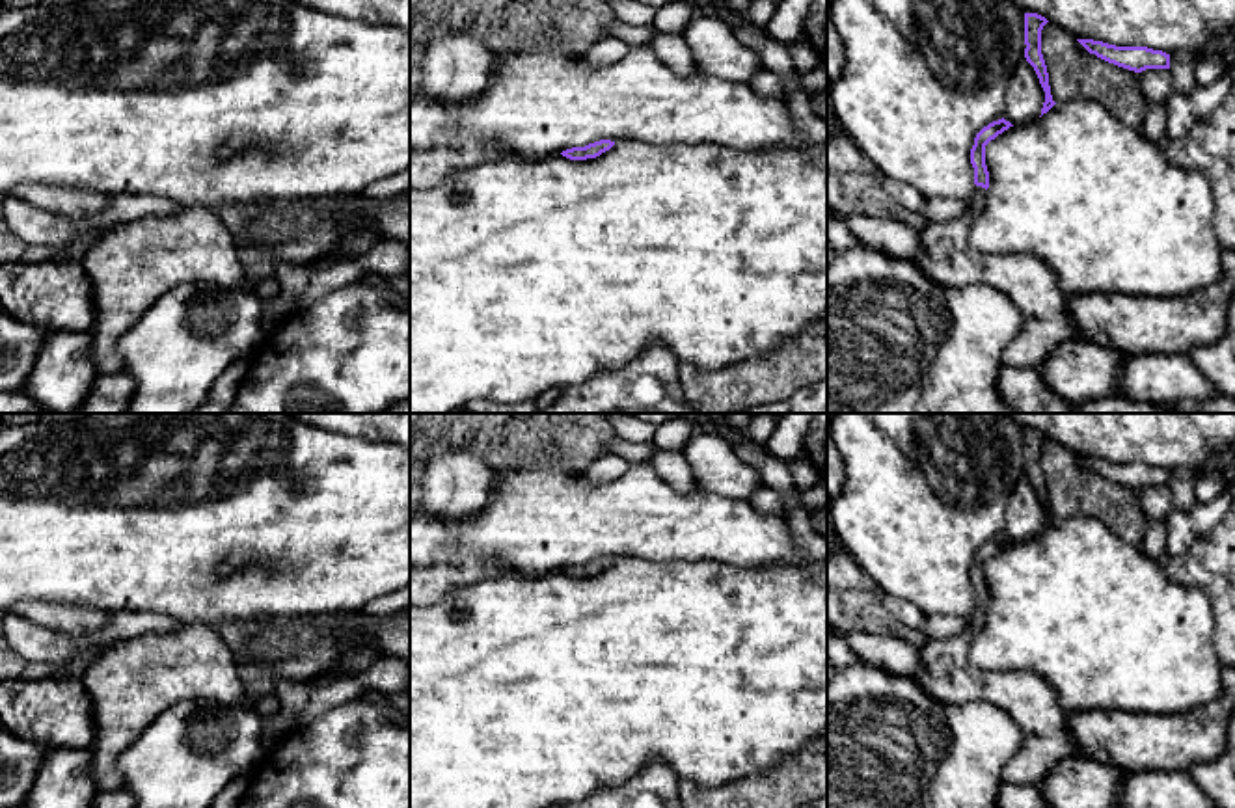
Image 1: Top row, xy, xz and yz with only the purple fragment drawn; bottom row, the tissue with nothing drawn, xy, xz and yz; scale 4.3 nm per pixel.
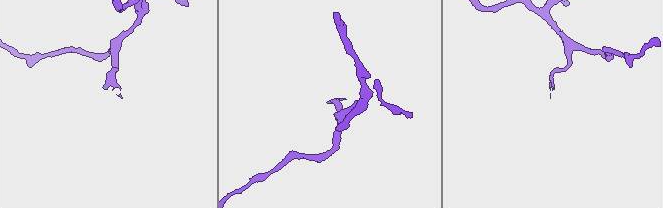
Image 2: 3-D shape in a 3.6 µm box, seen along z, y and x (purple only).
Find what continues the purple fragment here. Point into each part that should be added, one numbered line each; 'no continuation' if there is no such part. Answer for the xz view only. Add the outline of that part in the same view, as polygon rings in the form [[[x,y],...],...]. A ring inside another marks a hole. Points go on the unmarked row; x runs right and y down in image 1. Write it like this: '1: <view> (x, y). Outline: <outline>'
no continuation

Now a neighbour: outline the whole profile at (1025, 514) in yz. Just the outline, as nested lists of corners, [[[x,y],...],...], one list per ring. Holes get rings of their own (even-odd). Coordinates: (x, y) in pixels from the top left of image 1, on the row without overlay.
[[[1023,475],[1008,499],[1004,536],[1011,542],[1032,540],[1041,532],[1043,519],[1045,508],[1039,495],[1026,475]]]

